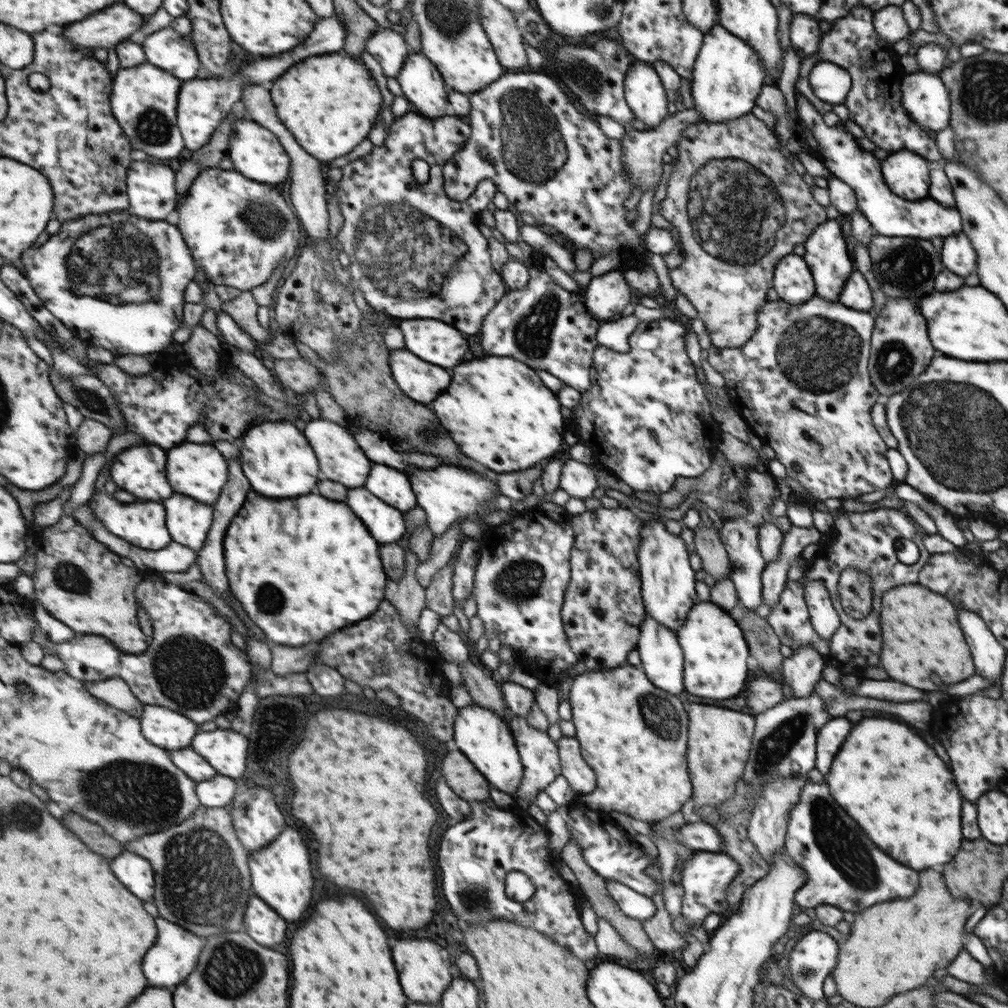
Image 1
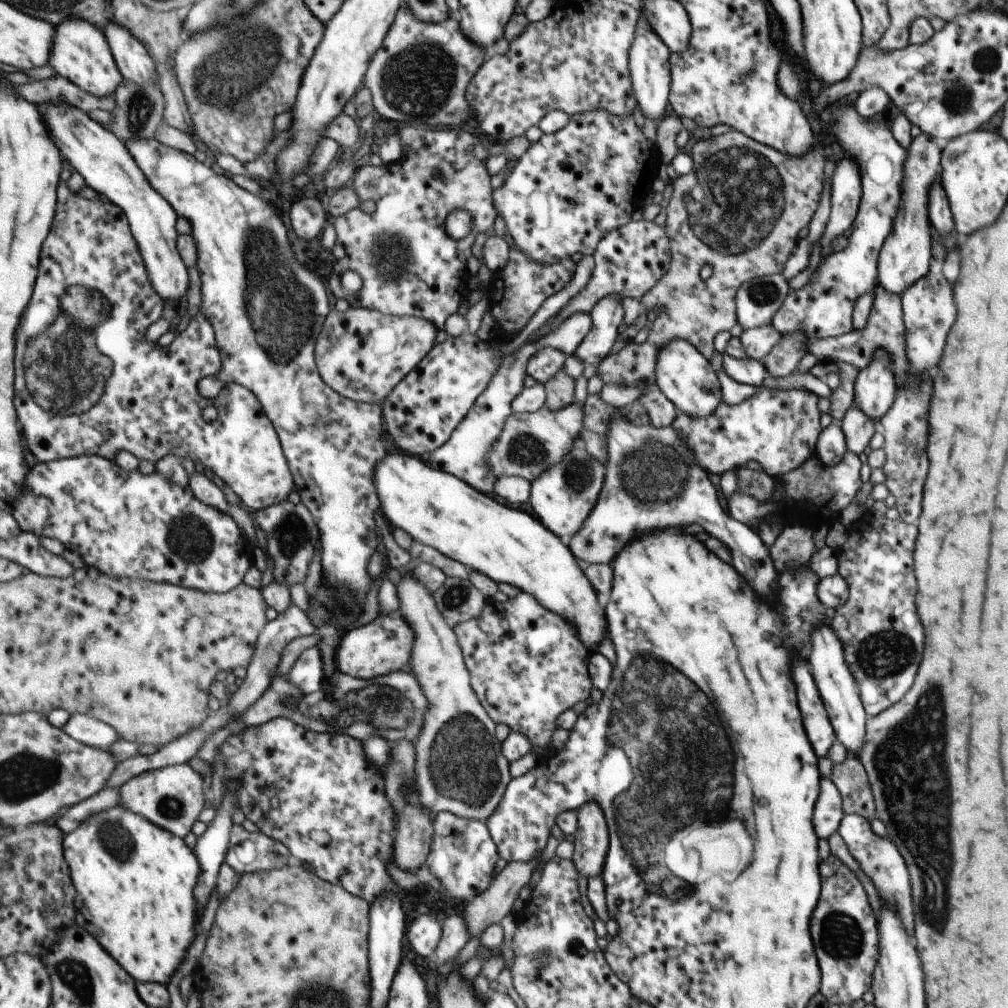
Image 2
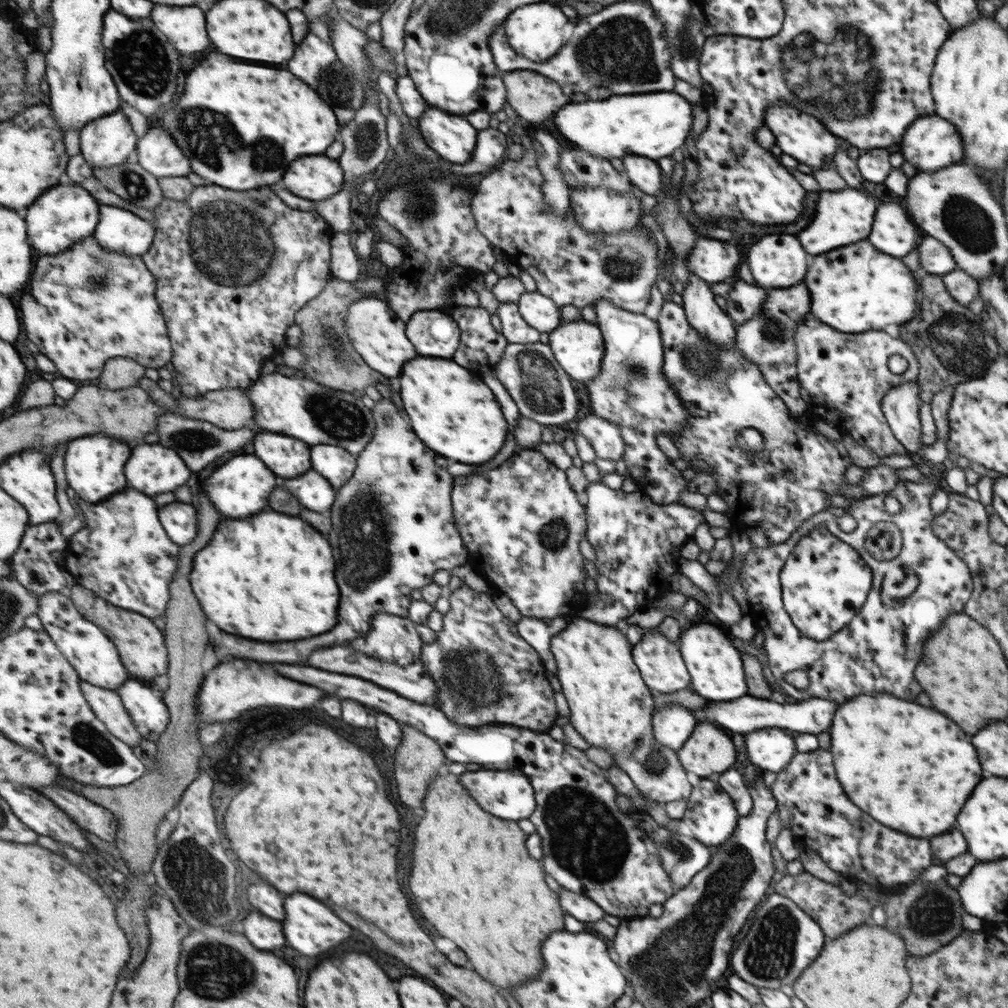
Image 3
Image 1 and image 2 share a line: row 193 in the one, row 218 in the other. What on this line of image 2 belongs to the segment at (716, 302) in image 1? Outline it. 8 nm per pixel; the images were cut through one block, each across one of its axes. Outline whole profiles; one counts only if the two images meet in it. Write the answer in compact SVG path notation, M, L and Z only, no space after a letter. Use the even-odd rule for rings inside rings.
M727 132L721 136L713 136L709 140L699 140L693 144L689 158L693 160L693 170L685 176L677 176L671 180L671 198L667 202L665 216L665 234L669 238L671 248L671 264L669 270L657 280L657 284L641 296L641 302L647 306L661 308L659 316L653 320L649 336L643 344L627 342L617 354L609 354L599 366L595 376L603 386L639 386L641 390L649 390L657 384L655 366L659 352L671 340L683 340L693 344L707 360L713 356L713 338L717 332L729 330L737 324L735 314L735 298L737 290L749 282L751 278L765 278L773 274L781 274L783 262L793 254L797 232L803 226L809 226L813 220L811 214L819 208L821 190L823 190L823 162L825 152L817 144L803 156L789 156L769 146L759 144L757 140L741 134ZM709 264L713 274L707 280L699 278L699 268Z

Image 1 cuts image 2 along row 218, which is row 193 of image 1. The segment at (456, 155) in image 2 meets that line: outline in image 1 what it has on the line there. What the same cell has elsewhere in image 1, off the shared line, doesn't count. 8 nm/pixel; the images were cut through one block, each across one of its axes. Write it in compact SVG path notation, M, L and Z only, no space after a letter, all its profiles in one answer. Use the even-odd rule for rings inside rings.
M409 112L393 120L381 146L375 146L369 154L345 164L343 178L337 186L339 190L335 190L337 198L341 200L341 212L345 216L345 228L339 232L337 242L349 258L347 272L351 274L355 288L363 294L365 304L375 314L389 314L401 320L445 320L461 334L477 336L487 314L493 312L493 308L509 292L505 278L501 278L501 272L497 272L497 268L493 268L489 262L493 260L489 236L477 228L481 212L491 202L497 186L491 180L479 182L475 192L465 202L451 200L445 194L443 168L453 156L457 156L457 152L461 152L461 148L465 148L469 136L469 126L459 118L453 118L453 114L433 120ZM413 160L425 160L429 164L429 178L425 184L417 184L411 176ZM457 260L473 264L475 272L469 272L469 276L453 276L453 264L457 264Z

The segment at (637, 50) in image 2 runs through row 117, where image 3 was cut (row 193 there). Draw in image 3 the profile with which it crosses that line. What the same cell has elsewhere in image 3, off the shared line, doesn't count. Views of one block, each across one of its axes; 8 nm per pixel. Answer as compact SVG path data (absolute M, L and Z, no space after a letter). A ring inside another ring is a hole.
M625 156L623 158L623 174L631 182L631 186L639 188L643 194L661 198L661 168L655 160L641 156Z

